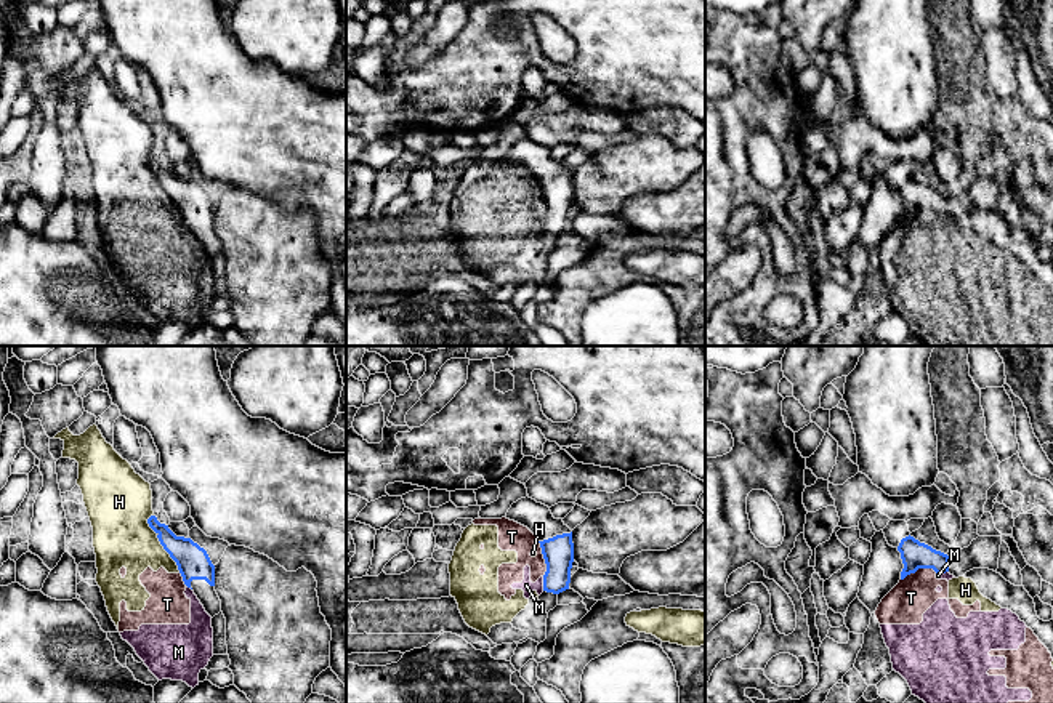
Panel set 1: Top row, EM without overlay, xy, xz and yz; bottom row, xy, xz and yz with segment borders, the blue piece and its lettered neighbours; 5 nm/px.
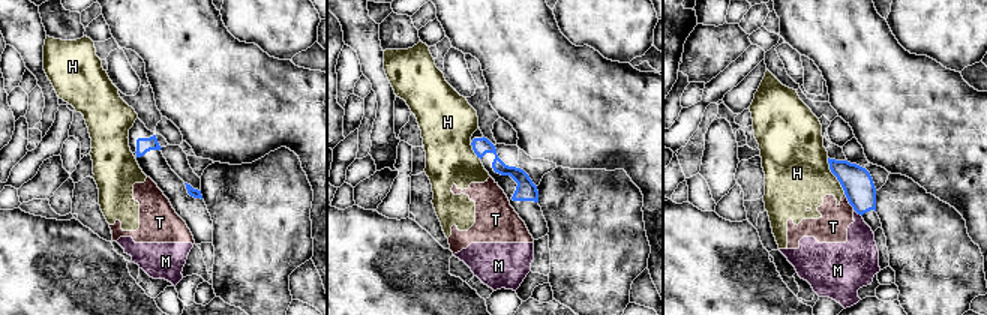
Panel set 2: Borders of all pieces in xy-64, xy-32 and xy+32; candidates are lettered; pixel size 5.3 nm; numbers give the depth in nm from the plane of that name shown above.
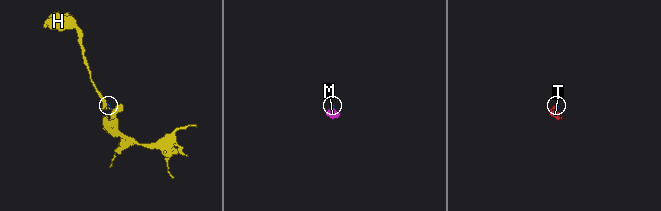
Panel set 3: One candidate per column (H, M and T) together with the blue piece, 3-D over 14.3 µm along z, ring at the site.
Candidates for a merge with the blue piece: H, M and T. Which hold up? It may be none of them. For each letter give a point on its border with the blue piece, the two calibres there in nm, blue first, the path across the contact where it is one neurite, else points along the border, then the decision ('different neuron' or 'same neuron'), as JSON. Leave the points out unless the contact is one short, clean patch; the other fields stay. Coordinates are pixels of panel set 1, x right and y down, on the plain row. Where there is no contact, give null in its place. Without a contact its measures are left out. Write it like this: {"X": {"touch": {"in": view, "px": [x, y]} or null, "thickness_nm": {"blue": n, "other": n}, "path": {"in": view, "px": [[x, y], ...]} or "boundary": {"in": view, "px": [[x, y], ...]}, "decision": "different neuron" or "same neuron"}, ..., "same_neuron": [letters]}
{"H": {"touch": {"in": "xy", "px": [161, 184]}, "thickness_nm": {"blue": 160, "other": 300}, "decision": "different neuron"}, "M": {"touch": {"in": "xz", "px": [544, 224]}, "thickness_nm": {"blue": 160, "other": 60}, "boundary": {"in": "xz", "px": [[542, 218], [544, 231]]}, "decision": "different neuron"}, "T": {"touch": {"in": "yz", "px": [919, 208]}, "thickness_nm": {"blue": 140, "other": 200}, "boundary": {"in": "yz", "px": [[936, 213], [917, 210], [901, 221]]}, "decision": "different neuron"}, "same_neuron": []}

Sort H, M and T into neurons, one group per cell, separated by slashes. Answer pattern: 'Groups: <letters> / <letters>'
Groups: H M T

